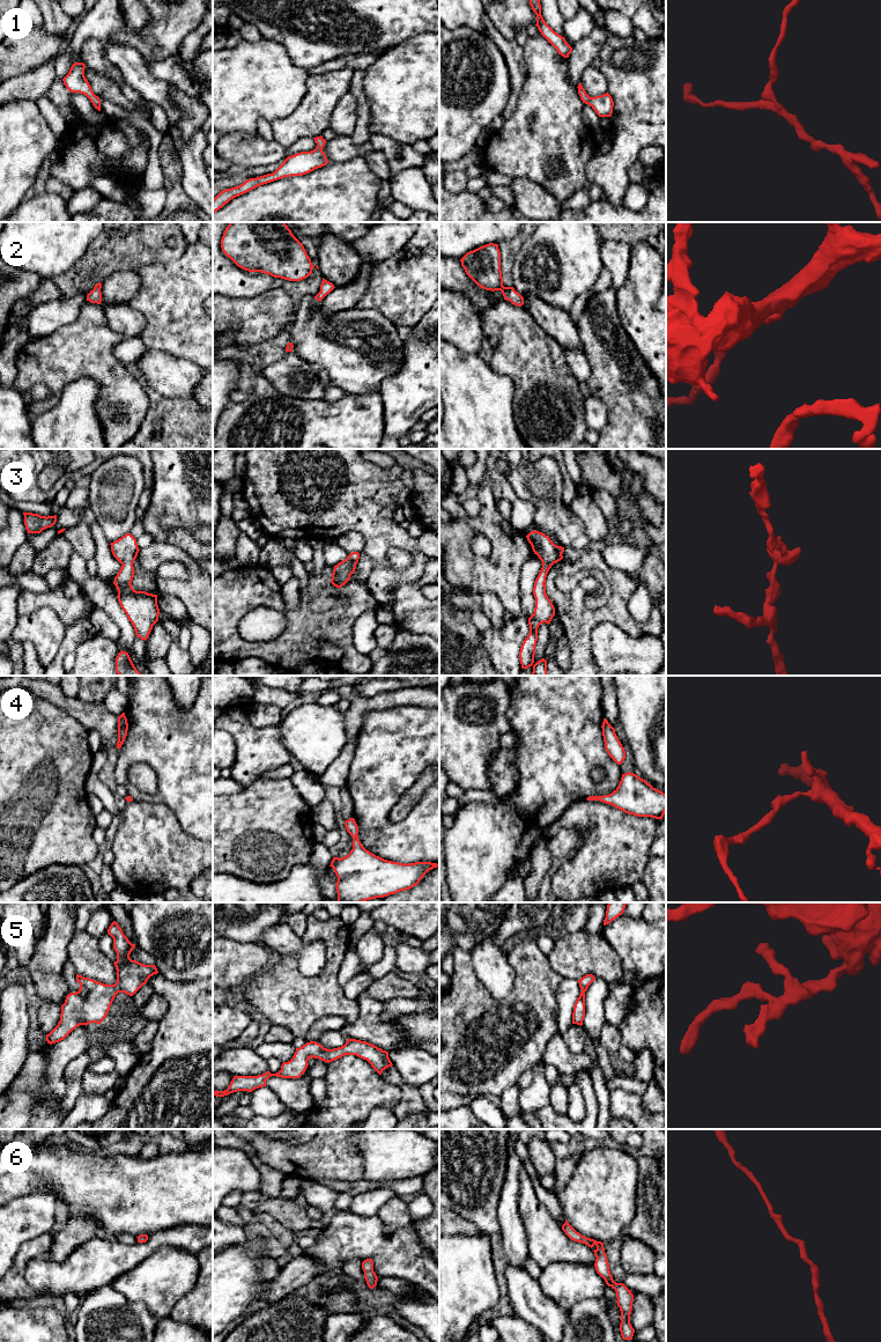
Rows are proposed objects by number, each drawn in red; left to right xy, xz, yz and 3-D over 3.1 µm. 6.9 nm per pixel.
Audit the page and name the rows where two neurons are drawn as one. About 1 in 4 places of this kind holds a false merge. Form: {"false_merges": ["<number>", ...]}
{"false_merges": []}

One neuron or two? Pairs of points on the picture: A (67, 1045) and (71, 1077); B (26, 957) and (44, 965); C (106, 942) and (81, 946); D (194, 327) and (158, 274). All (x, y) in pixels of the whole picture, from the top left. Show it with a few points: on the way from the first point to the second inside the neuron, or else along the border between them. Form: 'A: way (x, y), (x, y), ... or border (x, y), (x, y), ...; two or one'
A: border (66, 1064), (63, 1071), (64, 1091); two
B: border (35, 950), (26, 967); two
C: border (98, 938), (98, 948), (113, 961); two
D: way (182, 315), (174, 307), (171, 294), (165, 287); one

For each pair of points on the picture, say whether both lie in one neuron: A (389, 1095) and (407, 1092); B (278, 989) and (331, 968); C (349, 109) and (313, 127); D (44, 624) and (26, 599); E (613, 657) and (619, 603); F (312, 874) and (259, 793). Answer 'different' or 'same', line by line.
A: different
B: same
C: different
D: different
E: different
F: different

